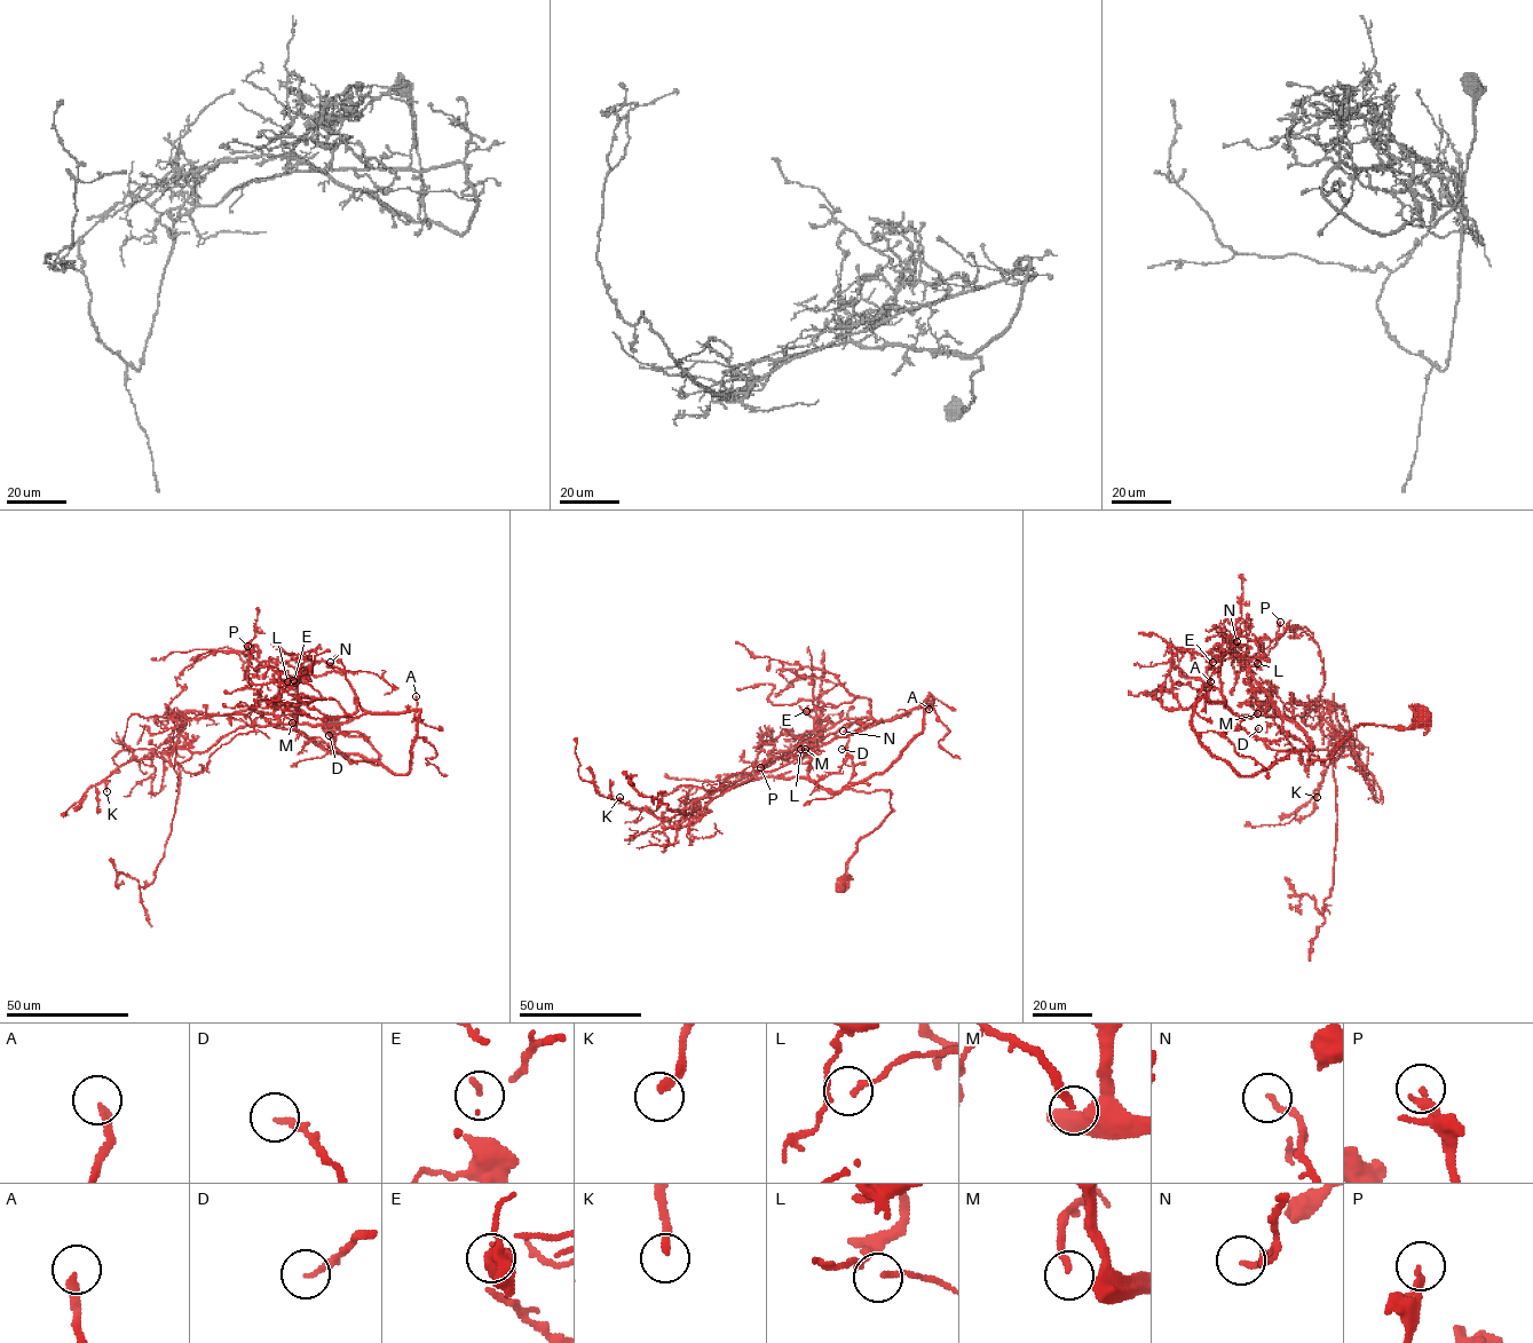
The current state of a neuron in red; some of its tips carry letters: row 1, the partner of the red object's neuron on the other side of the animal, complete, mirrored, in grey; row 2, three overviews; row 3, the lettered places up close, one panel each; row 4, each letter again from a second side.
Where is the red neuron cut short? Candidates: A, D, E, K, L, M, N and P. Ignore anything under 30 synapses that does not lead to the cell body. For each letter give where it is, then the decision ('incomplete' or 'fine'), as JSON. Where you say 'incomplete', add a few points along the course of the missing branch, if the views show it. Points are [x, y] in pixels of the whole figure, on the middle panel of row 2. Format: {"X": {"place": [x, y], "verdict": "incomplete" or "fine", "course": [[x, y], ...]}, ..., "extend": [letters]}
{"A": {"place": [929, 709], "verdict": "incomplete", "course": [[929, 709], [909, 705], [882, 720], [876, 718], [870, 702]]}, "D": {"place": [842, 749], "verdict": "fine"}, "E": {"place": [806, 711], "verdict": "fine"}, "K": {"place": [619, 797], "verdict": "fine"}, "L": {"place": [800, 749], "verdict": "fine"}, "M": {"place": [805, 749], "verdict": "fine"}, "N": {"place": [843, 731], "verdict": "fine"}, "P": {"place": [760, 767], "verdict": "fine"}, "extend": ["A"]}

